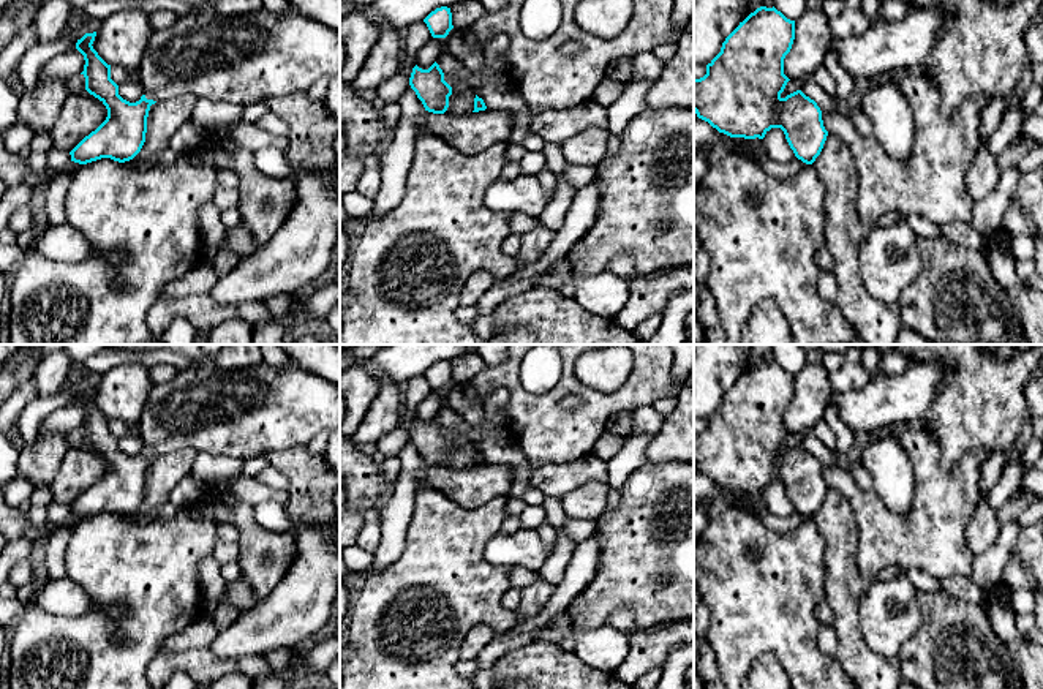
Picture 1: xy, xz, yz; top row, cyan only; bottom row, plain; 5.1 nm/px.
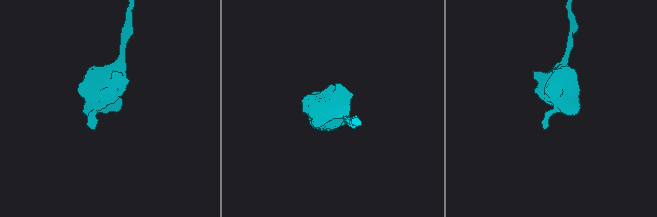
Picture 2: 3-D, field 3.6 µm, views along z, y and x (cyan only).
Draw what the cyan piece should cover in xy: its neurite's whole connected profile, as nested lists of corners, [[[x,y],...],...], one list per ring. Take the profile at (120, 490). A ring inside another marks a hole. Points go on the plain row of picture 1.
[[[212,362],[180,370],[169,382],[153,384],[142,409],[137,431],[144,449],[130,457],[119,449],[107,419],[93,403],[96,386],[76,397],[85,419],[85,444],[107,463],[106,474],[71,506],[71,515],[87,518],[101,512],[119,517],[133,514],[142,503],[150,460],[174,450],[193,449],[242,460],[264,457],[299,444],[307,446],[316,435],[340,428],[340,387],[294,363],[272,367],[261,362],[242,370],[221,370]]]

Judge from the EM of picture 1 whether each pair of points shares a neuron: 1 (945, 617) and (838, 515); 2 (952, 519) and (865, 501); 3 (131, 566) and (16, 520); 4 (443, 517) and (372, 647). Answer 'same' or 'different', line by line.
1: different
2: same
3: different
4: same

